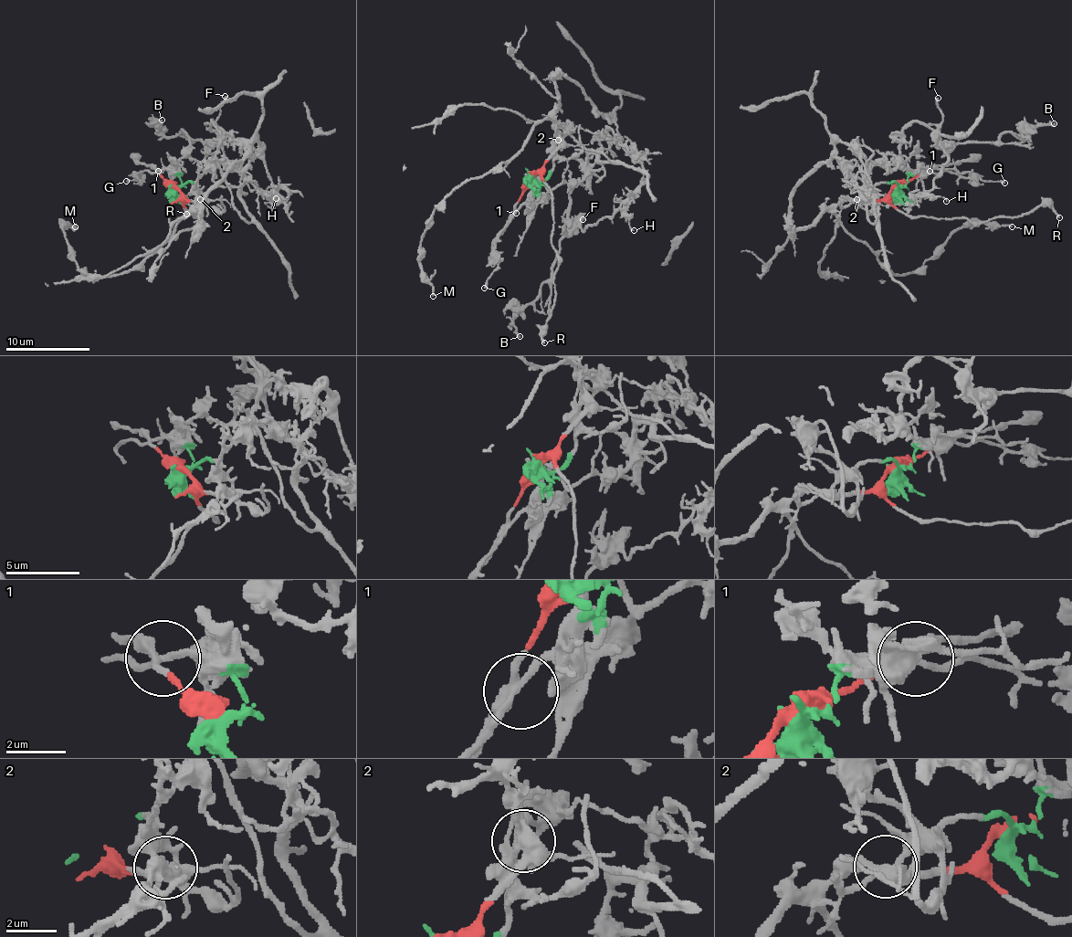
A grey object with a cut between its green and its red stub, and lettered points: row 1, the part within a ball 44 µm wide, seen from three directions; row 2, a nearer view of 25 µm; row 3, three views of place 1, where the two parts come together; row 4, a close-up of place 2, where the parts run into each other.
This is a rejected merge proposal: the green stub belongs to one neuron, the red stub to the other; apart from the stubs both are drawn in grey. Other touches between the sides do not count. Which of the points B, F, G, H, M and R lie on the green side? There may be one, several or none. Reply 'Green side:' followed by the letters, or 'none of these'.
Green side: B, F, G, H

